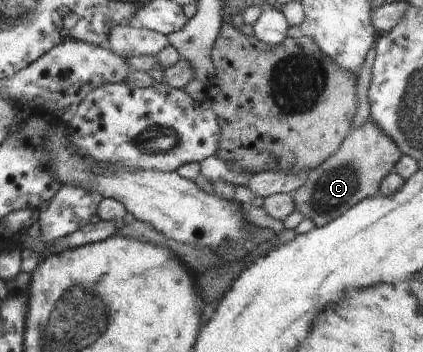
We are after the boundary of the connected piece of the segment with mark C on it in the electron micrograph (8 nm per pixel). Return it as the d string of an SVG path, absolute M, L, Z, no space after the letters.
M372 116L358 129L352 129L350 135L341 141L339 151L326 161L310 170L306 181L292 193L296 211L309 217L316 227L322 227L344 215L359 201L380 195L380 184L401 158L398 146L374 125Z

